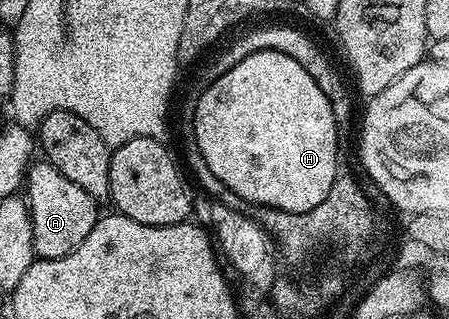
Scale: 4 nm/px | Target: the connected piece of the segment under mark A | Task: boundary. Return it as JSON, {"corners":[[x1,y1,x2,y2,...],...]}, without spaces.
{"corners":[[45,159,36,160,28,165,25,176,25,200,31,209,33,225,33,247,36,258,57,259,73,251,93,231,96,221,101,216,96,198,85,195,77,183,65,179,57,167,53,167]]}

